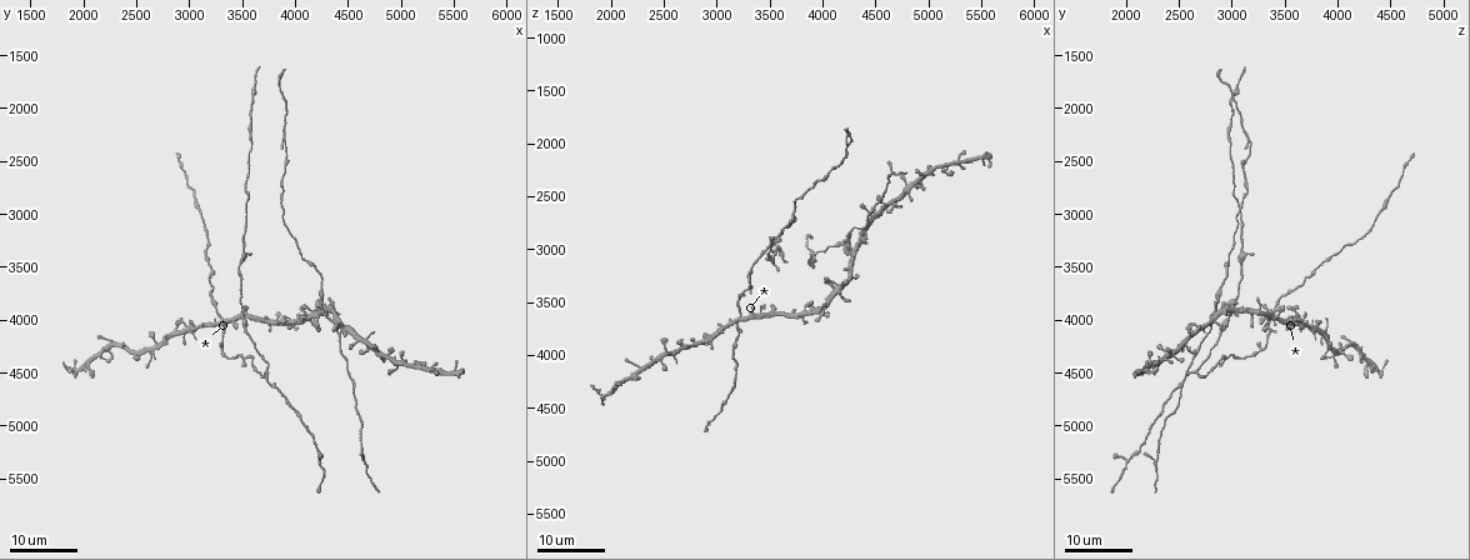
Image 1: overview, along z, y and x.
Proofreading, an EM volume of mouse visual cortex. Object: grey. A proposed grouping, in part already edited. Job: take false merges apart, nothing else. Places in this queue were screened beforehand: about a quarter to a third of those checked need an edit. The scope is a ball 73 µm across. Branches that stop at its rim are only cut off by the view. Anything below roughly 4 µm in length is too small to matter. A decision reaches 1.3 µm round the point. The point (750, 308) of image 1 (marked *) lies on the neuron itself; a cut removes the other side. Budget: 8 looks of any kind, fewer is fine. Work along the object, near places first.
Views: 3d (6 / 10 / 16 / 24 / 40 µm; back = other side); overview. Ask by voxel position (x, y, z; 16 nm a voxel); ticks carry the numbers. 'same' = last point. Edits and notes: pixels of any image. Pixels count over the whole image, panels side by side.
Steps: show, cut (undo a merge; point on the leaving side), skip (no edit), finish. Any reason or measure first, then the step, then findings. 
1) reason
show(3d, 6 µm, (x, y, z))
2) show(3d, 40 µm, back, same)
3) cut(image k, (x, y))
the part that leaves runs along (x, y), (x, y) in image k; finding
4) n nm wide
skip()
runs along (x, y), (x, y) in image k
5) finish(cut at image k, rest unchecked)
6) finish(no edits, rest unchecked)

three arms meet
show(3d, 24 µm, (3320, 4300, 3300))

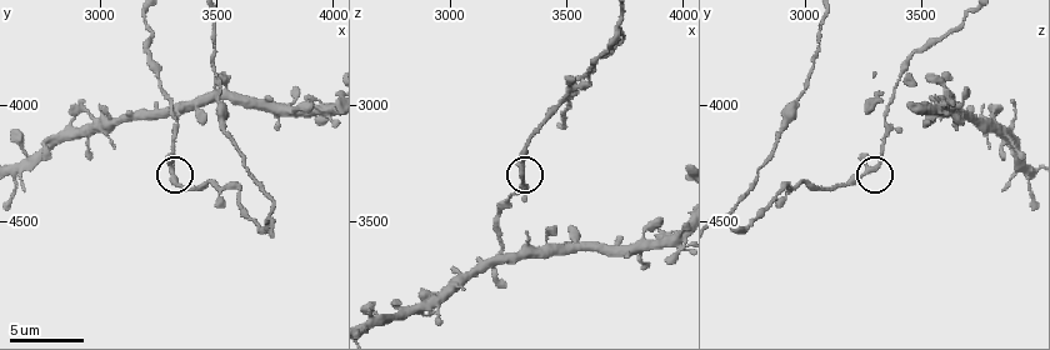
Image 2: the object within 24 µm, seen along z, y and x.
show(3d, 6 µm, (3310, 4280, 3280))

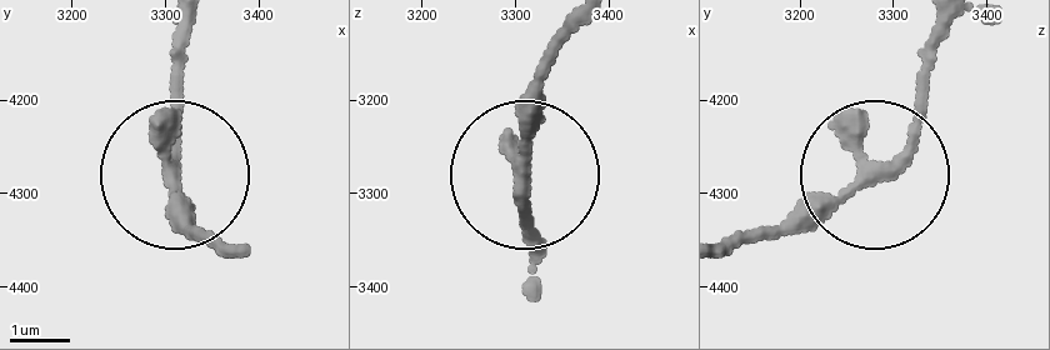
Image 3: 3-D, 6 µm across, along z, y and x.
210 nm wide
skip()
continuous, no second neuron

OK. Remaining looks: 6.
show(3d, 16 µm, (4320, 4000, 2780))

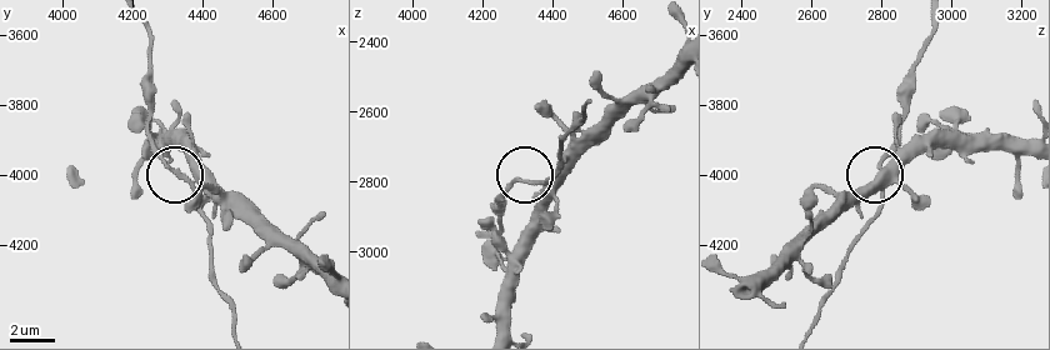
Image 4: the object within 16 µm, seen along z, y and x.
show(3d, 10 µm, (4330, 4000, 2800))

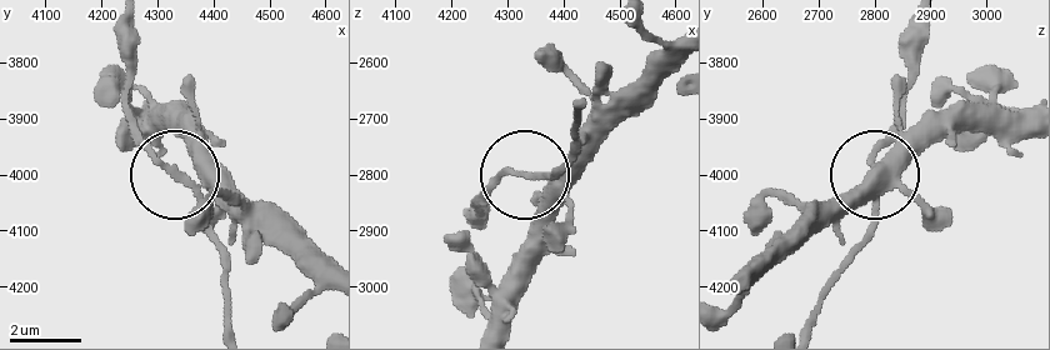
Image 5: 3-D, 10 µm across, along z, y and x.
skip()
one neuron here

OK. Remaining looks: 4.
branch point
show(3d, 10 µm, (3720, 4480, 2650))

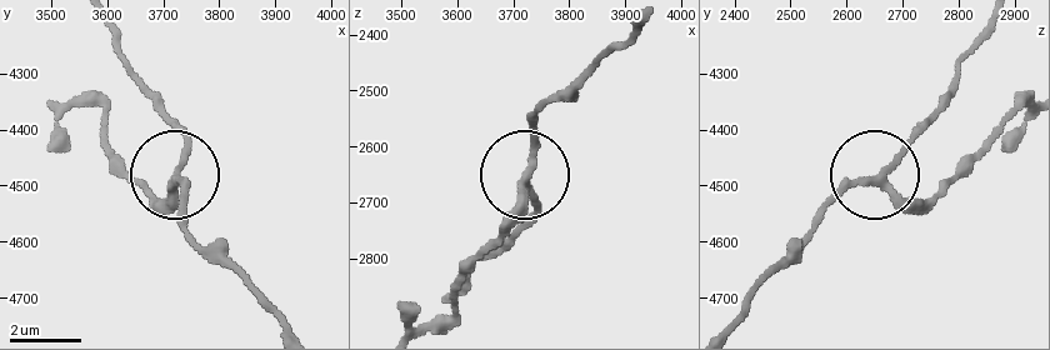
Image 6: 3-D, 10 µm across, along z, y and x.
other side
show(3d, 10 µm, back, (3725, 4490, 2650))

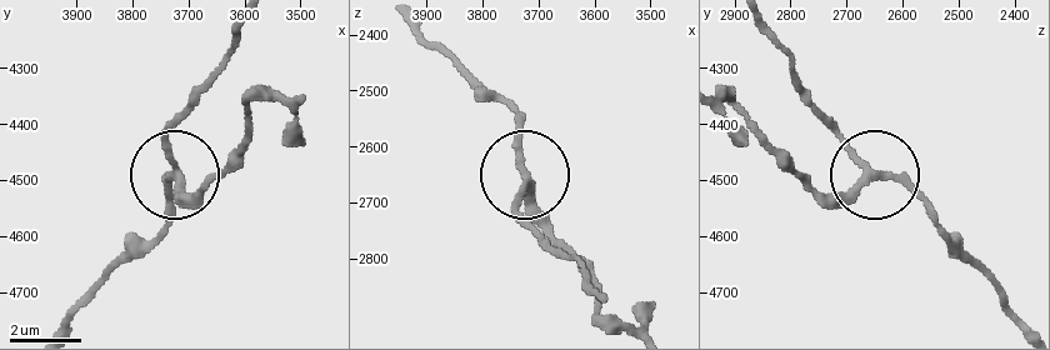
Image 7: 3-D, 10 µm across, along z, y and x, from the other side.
3 arms
skip()
continuous, no second neuron

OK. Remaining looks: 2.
sudden change in width
show(3d, 24 µm, (3820, 4660, 2480))

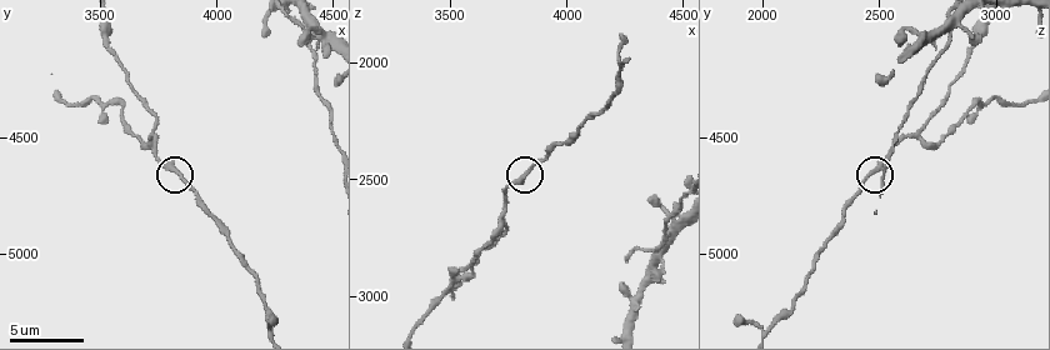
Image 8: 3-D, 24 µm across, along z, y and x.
closer look
show(3d, 6 µm, (3840, 4660, 2470))

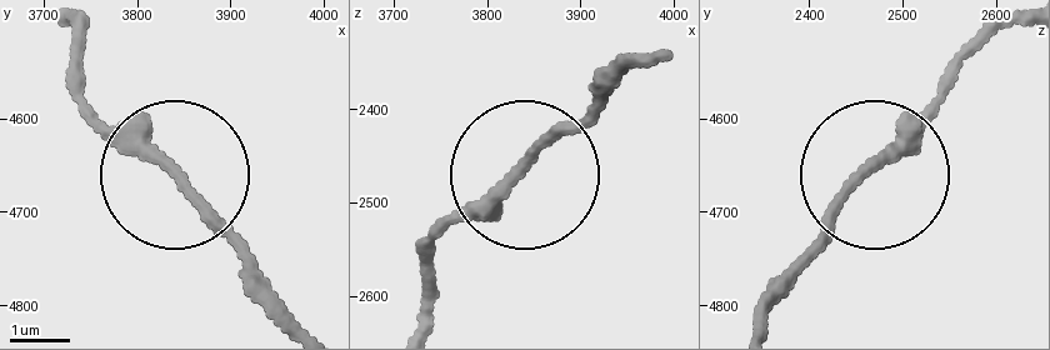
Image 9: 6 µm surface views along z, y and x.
skip()
runs along (423, 328), (433, 248), (616, 79) in image 9; continuous, no second neuron

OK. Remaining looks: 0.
finish(no edits, rest unchecked)

